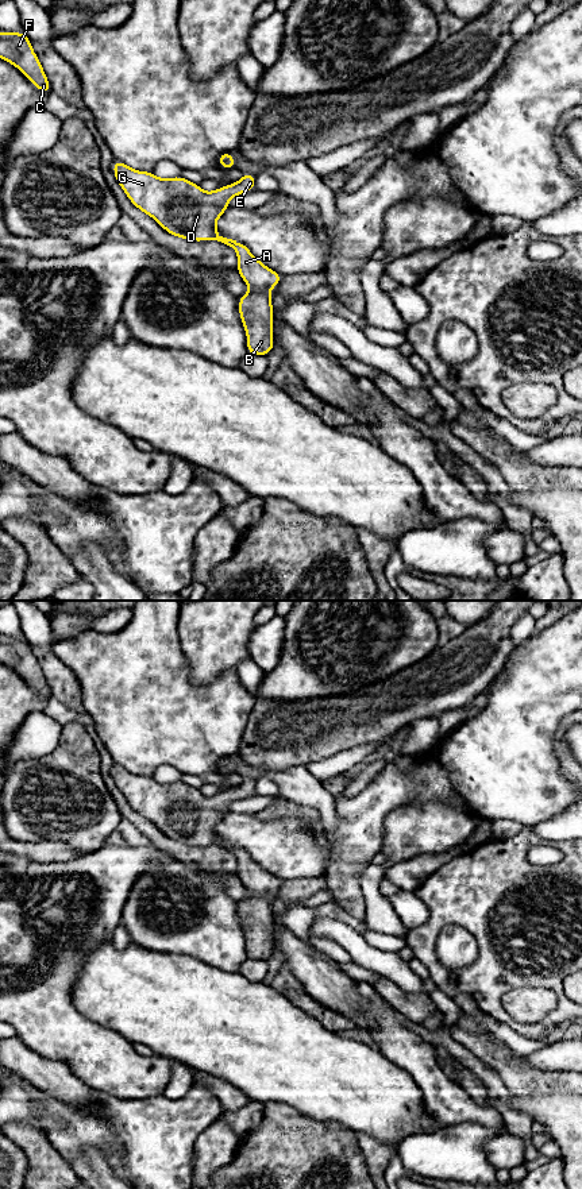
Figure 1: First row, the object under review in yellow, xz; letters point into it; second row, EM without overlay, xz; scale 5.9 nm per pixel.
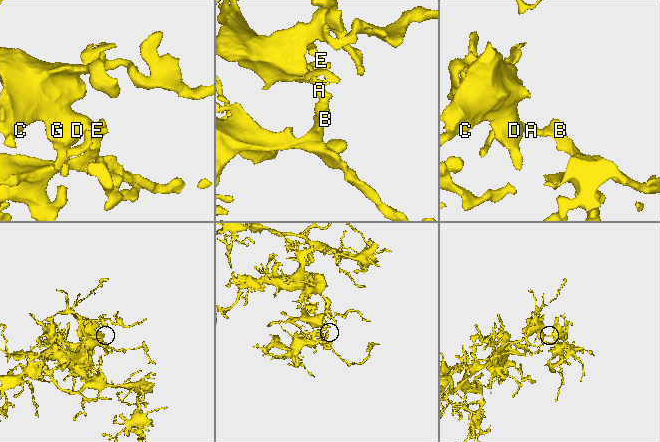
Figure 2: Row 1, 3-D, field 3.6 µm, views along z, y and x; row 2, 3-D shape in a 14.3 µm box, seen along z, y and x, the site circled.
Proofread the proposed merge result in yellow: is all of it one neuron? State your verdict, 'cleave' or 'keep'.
keep

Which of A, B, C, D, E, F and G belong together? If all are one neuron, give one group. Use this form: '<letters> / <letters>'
A B C D E F G

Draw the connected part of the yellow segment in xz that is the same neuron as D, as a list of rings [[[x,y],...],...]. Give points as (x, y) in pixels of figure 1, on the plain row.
[[[115,765],[115,783],[128,804],[153,822],[167,838],[192,846],[217,845],[232,852],[238,860],[240,883],[250,896],[239,902],[239,922],[247,941],[247,958],[267,961],[274,953],[270,892],[277,892],[281,880],[257,864],[247,850],[223,842],[216,835],[219,822],[228,814],[232,802],[254,795],[255,780],[243,777],[238,787],[204,796],[200,790],[182,783],[159,783],[151,776],[139,776]]]

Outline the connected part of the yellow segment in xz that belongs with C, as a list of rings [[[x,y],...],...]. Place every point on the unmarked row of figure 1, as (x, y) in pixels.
[[[0,636],[0,663],[18,672],[38,695],[50,699],[50,687],[24,637]]]

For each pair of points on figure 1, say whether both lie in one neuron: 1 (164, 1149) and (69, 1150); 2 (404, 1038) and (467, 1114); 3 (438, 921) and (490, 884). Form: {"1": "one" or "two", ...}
{"1": "one", "2": "one", "3": "one"}

